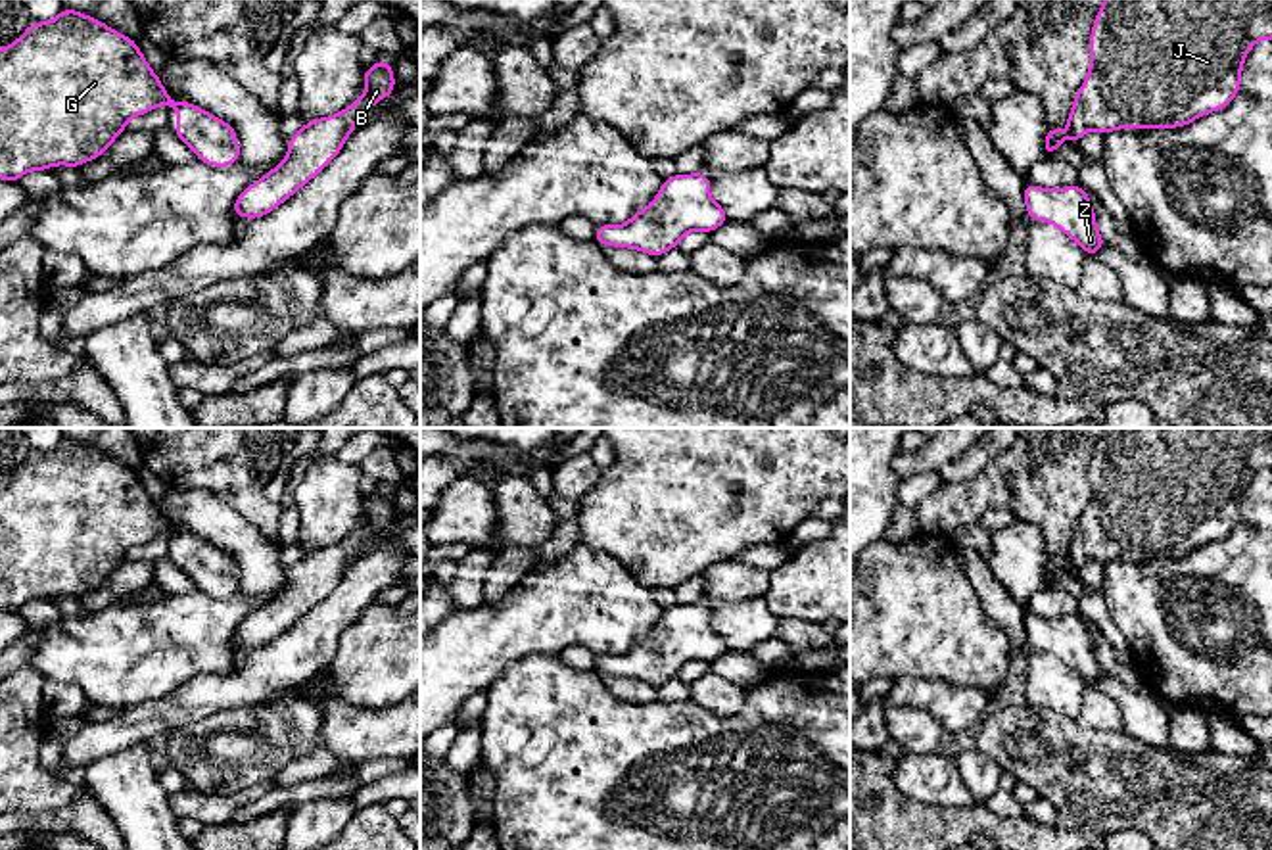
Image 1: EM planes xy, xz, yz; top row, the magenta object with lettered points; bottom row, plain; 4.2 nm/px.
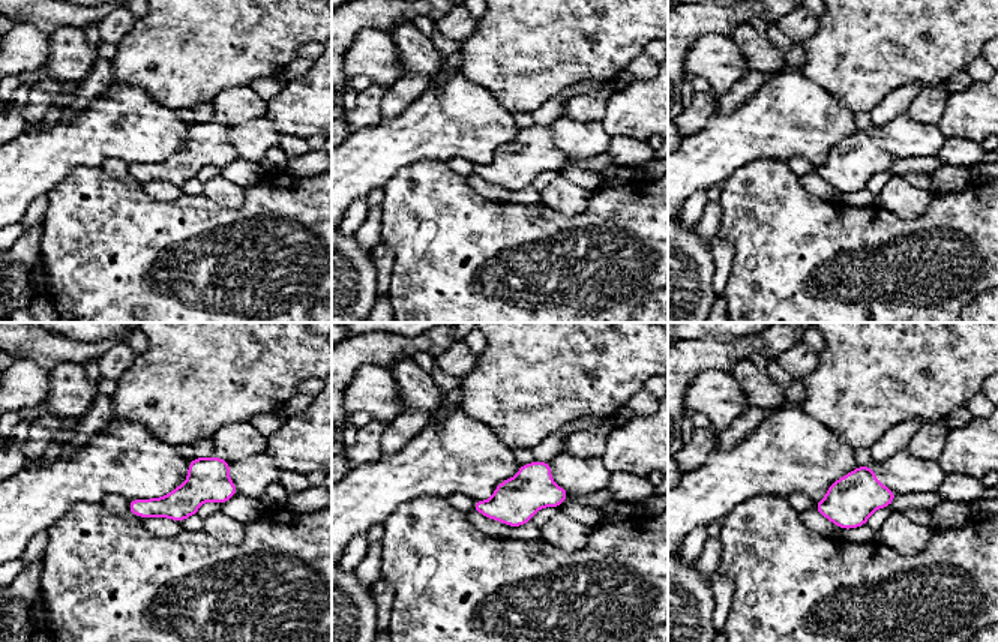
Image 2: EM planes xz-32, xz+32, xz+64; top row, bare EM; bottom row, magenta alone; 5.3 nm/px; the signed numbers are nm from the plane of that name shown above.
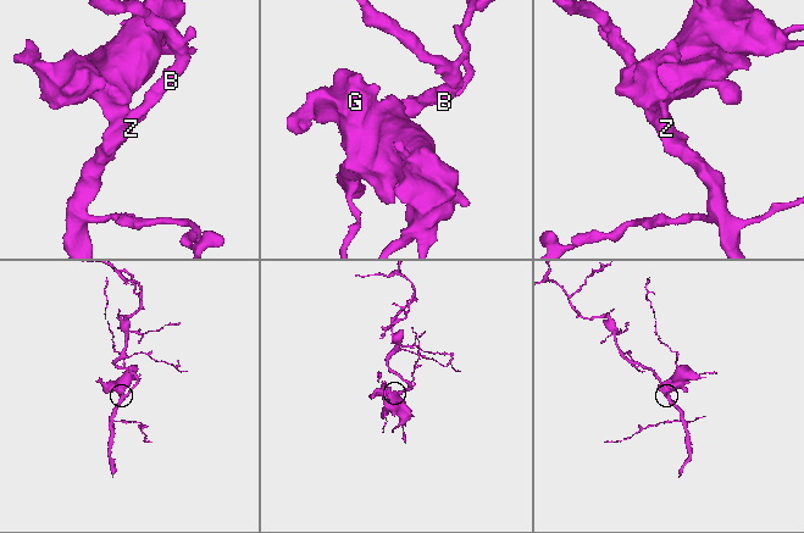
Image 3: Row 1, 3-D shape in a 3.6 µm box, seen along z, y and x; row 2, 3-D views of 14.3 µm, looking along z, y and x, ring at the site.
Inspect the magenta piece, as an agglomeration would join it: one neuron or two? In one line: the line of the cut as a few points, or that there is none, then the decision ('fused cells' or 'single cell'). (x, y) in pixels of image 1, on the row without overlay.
no cut | single cell

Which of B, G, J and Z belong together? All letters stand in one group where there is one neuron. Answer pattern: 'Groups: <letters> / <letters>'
Groups: B G J Z

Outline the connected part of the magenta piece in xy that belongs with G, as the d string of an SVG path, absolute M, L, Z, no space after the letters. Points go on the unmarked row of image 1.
M63 437L52 451L33 451L15 472L0 478L0 608L15 612L27 601L44 601L54 595L81 597L84 591L100 587L132 547L144 545L155 535L178 541L175 564L194 579L198 591L215 597L240 591L236 560L186 530L173 531L132 468L69 437Z

